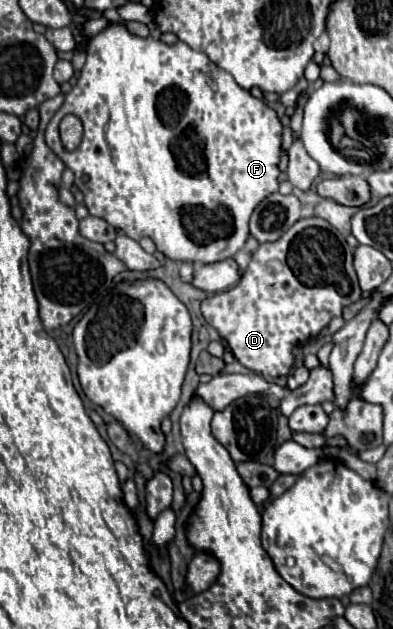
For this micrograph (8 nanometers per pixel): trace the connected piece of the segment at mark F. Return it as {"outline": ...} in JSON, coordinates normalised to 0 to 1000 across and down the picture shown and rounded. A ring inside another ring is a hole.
{"outline":[[[282,37],[272,46],[247,52],[221,75],[221,97],[216,107],[206,110],[196,135],[165,151],[160,170],[135,183],[135,189],[120,199],[115,208],[115,224],[140,240],[145,250],[191,275],[191,294],[201,304],[216,310],[216,326],[237,345],[267,348],[277,358],[293,364],[313,367],[333,380],[354,383],[364,377],[384,377],[399,399],[425,405],[435,415],[486,415],[486,418],[547,418],[547,415],[573,415],[593,409],[608,396],[618,396],[628,377],[634,377],[634,345],[644,332],[690,307],[710,300],[710,250],[715,250],[715,211],[720,199],[705,186],[705,180],[664,157],[644,154],[634,145],[613,141],[593,119],[583,119],[573,110],[552,107],[532,91],[511,81],[486,78],[476,68],[450,65],[445,72],[420,72],[389,59],[349,59],[333,56],[313,40]],[[186,180],[206,189],[211,196],[211,221],[206,231],[191,240],[165,240],[150,221],[150,192],[170,183]],[[206,278],[226,278],[226,288],[211,291]]]}

